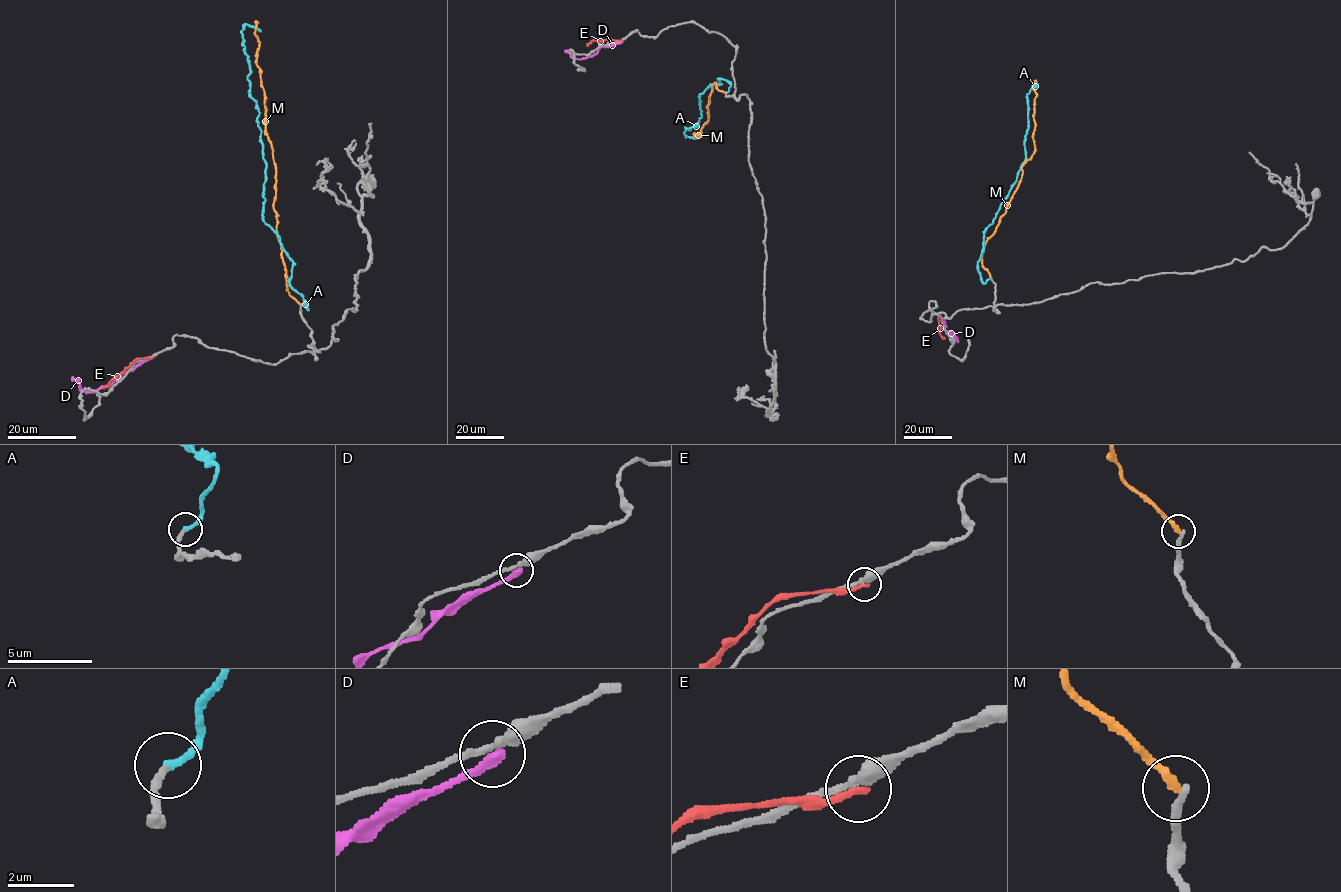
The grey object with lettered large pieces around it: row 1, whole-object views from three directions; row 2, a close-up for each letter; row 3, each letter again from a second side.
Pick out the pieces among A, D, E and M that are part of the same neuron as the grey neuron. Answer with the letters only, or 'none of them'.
A

